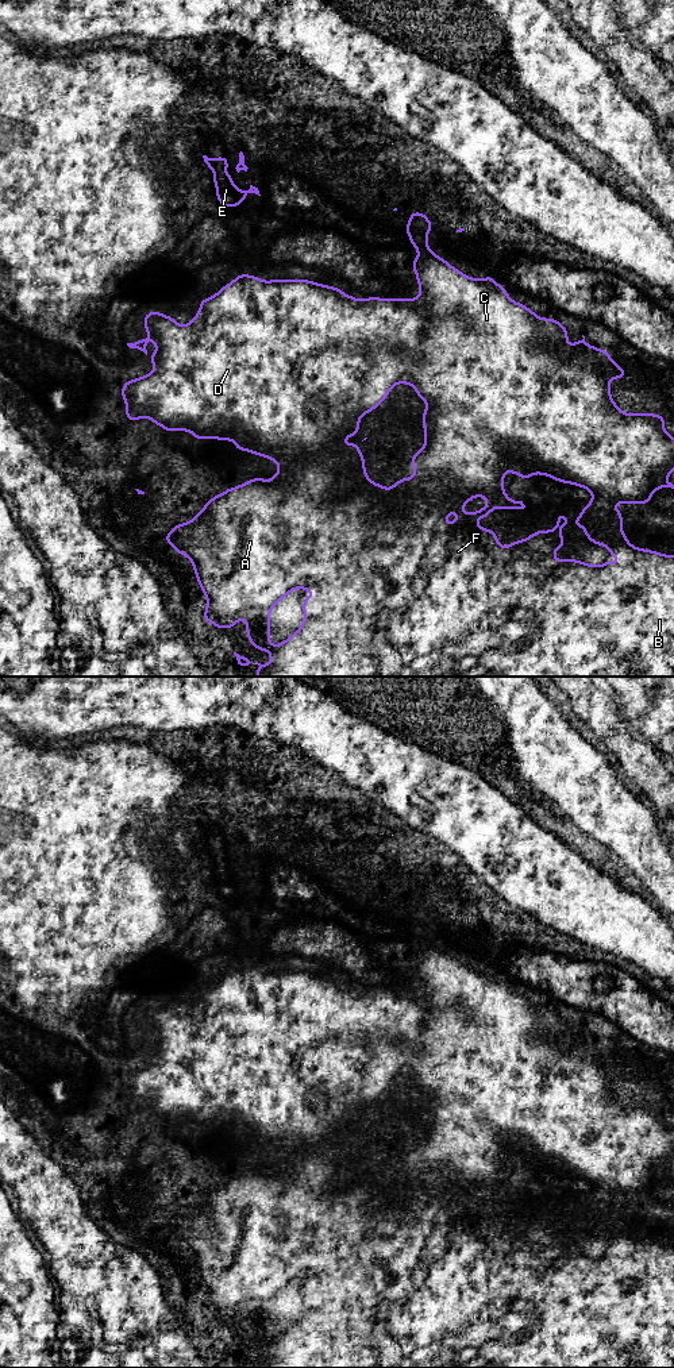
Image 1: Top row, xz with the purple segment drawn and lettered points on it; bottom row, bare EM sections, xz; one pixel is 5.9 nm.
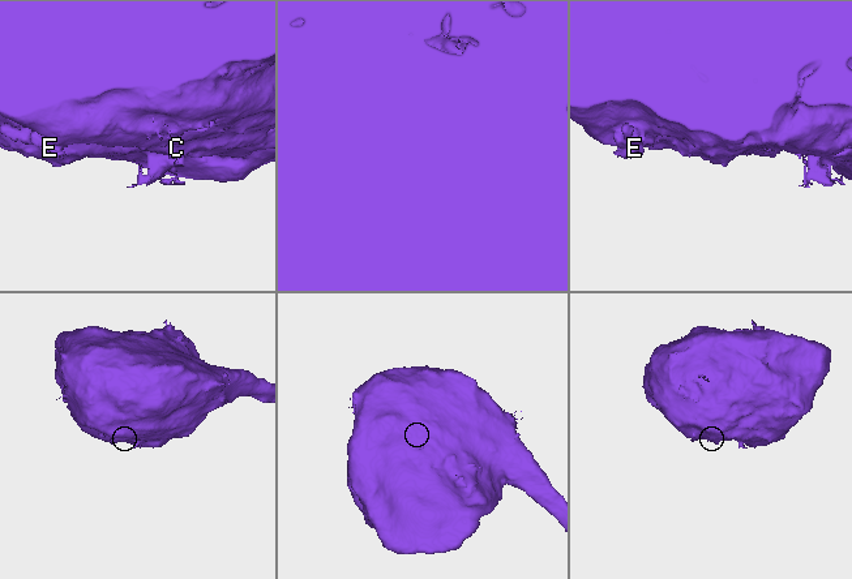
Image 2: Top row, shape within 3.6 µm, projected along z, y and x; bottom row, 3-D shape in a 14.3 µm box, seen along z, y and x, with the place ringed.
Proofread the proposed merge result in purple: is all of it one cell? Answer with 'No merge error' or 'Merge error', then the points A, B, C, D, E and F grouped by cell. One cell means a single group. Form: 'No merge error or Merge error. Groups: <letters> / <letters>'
Merge error. Groups: A B C D F / E

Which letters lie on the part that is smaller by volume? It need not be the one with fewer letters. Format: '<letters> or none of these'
E

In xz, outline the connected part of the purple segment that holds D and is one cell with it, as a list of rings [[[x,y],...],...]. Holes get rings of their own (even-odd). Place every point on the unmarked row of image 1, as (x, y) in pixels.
[[[411,903],[408,917],[404,920],[411,930],[411,935],[415,940],[419,941],[419,948],[412,953],[411,959],[416,963],[416,971],[420,976],[420,987],[413,991],[405,990],[393,990],[385,991],[378,989],[367,989],[366,991],[357,991],[353,987],[344,986],[339,979],[320,976],[313,972],[307,971],[271,971],[271,972],[262,972],[258,968],[253,968],[250,966],[239,966],[235,971],[226,978],[223,978],[215,987],[203,991],[200,990],[200,1002],[193,1009],[193,1011],[186,1017],[180,1017],[173,1009],[165,1007],[163,1005],[158,1003],[149,1003],[143,1009],[143,1017],[149,1024],[149,1029],[138,1030],[135,1034],[127,1034],[130,1040],[138,1040],[143,1043],[149,1052],[155,1057],[155,1061],[147,1067],[143,1067],[136,1071],[127,1072],[122,1076],[122,1087],[123,1094],[127,1095],[126,1110],[128,1113],[139,1111],[140,1109],[149,1109],[153,1114],[161,1117],[165,1122],[190,1122],[196,1129],[196,1134],[200,1130],[220,1130],[223,1132],[235,1132],[236,1136],[234,1141],[240,1142],[251,1142],[254,1147],[271,1149],[274,1155],[280,1157],[278,1164],[270,1169],[267,1174],[262,1171],[262,1168],[255,1168],[251,1172],[244,1174],[236,1179],[230,1179],[222,1186],[209,1190],[205,1194],[205,1198],[201,1203],[195,1206],[190,1214],[177,1215],[172,1219],[172,1222],[165,1228],[163,1233],[172,1236],[174,1241],[184,1248],[188,1248],[192,1252],[192,1259],[195,1260],[197,1273],[207,1287],[207,1302],[203,1306],[203,1313],[212,1313],[212,1318],[215,1319],[234,1319],[238,1314],[238,1310],[242,1309],[247,1313],[246,1323],[250,1333],[250,1337],[255,1337],[258,1342],[267,1341],[271,1348],[270,1356],[261,1356],[255,1353],[259,1359],[257,1360],[257,1368],[674,1368],[674,1246],[662,1246],[658,1242],[643,1241],[639,1238],[632,1238],[628,1233],[627,1228],[623,1225],[621,1214],[623,1214],[623,1205],[620,1202],[615,1202],[613,1196],[616,1194],[621,1195],[651,1195],[651,1187],[655,1180],[660,1179],[671,1179],[674,1176],[667,1174],[665,1169],[670,1168],[670,1164],[674,1161],[674,1129],[670,1128],[666,1121],[663,1120],[663,1114],[667,1109],[660,1106],[652,1105],[633,1105],[625,1106],[611,1090],[611,1078],[609,1071],[615,1068],[616,1071],[621,1071],[627,1067],[625,1061],[616,1056],[611,1051],[611,1044],[604,1043],[601,1040],[596,1040],[589,1037],[585,1033],[585,1028],[582,1026],[582,1032],[577,1032],[571,1038],[567,1037],[567,1020],[563,1018],[555,1010],[542,1010],[540,1007],[535,1006],[529,999],[516,993],[512,993],[508,989],[507,980],[500,978],[493,968],[486,966],[485,971],[474,971],[462,966],[458,960],[452,959],[446,953],[444,949],[435,947],[428,940],[427,925],[434,921],[430,910],[425,905],[421,903]],[[149,1032],[154,1032],[157,1036],[157,1043],[154,1048],[150,1048],[146,1041],[146,1034]],[[398,1074],[412,1076],[416,1082],[417,1088],[424,1091],[428,1097],[427,1101],[423,1102],[423,1117],[424,1117],[424,1126],[425,1134],[421,1141],[412,1147],[412,1157],[416,1163],[413,1169],[403,1169],[394,1174],[393,1179],[388,1182],[385,1178],[374,1175],[369,1171],[369,1165],[363,1164],[366,1159],[366,1152],[362,1149],[362,1142],[358,1140],[357,1132],[346,1137],[344,1129],[357,1126],[361,1121],[358,1110],[363,1106],[369,1105],[370,1102],[375,1101],[389,1086],[390,1080],[397,1076]],[[509,1161],[519,1168],[523,1168],[529,1174],[529,1169],[534,1164],[540,1167],[548,1167],[558,1174],[571,1175],[575,1178],[585,1179],[592,1183],[593,1191],[589,1196],[582,1198],[582,1206],[579,1209],[574,1209],[574,1214],[577,1221],[581,1218],[586,1219],[584,1228],[589,1229],[592,1236],[601,1236],[605,1237],[611,1246],[616,1246],[619,1249],[619,1256],[613,1257],[608,1251],[601,1257],[592,1257],[589,1255],[584,1255],[581,1252],[574,1251],[558,1251],[554,1252],[552,1246],[558,1240],[565,1237],[565,1228],[559,1226],[559,1221],[569,1217],[569,1211],[566,1206],[556,1205],[556,1213],[554,1221],[551,1222],[536,1222],[535,1225],[529,1226],[525,1232],[512,1233],[509,1238],[500,1238],[496,1222],[486,1221],[484,1222],[479,1215],[473,1213],[474,1209],[485,1210],[492,1206],[493,1199],[504,1199],[509,1201],[524,1201],[525,1196],[523,1192],[512,1192],[507,1188],[507,1184],[502,1180],[504,1176],[504,1164]],[[485,1187],[488,1191],[488,1196],[477,1203],[469,1202],[466,1206],[461,1206],[462,1198],[469,1194],[474,1188]],[[450,1203],[455,1203],[458,1206],[458,1211],[451,1214],[450,1217],[444,1215],[444,1211]],[[301,1279],[308,1282],[313,1282],[316,1286],[303,1291],[303,1300],[304,1300],[304,1313],[299,1322],[289,1327],[285,1333],[277,1337],[271,1337],[269,1334],[269,1326],[271,1325],[269,1305],[276,1298],[278,1292],[281,1292],[286,1286],[293,1283],[294,1280]]]

